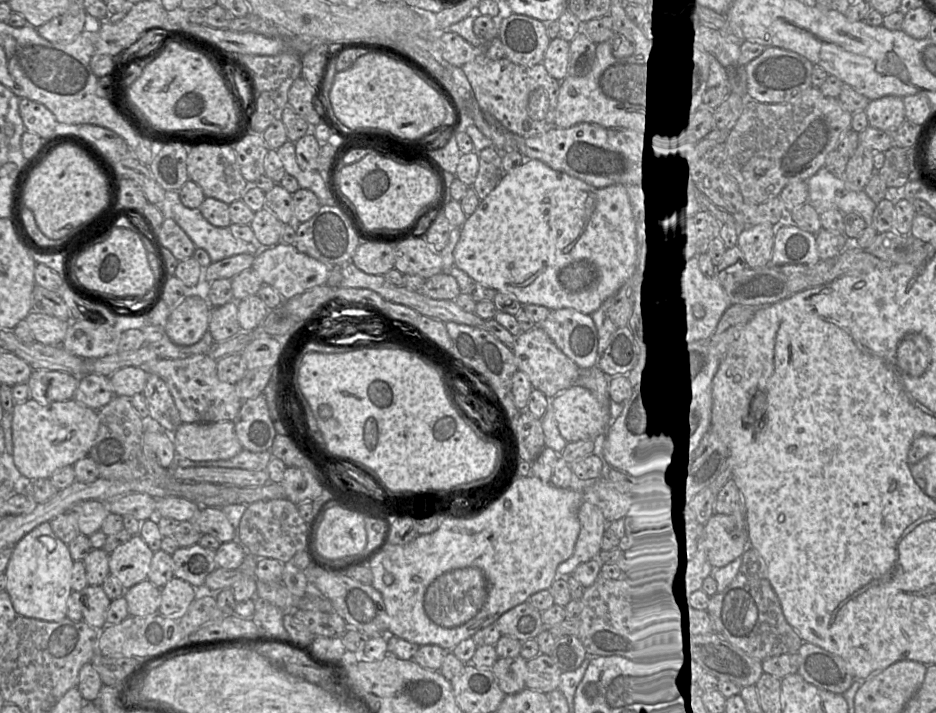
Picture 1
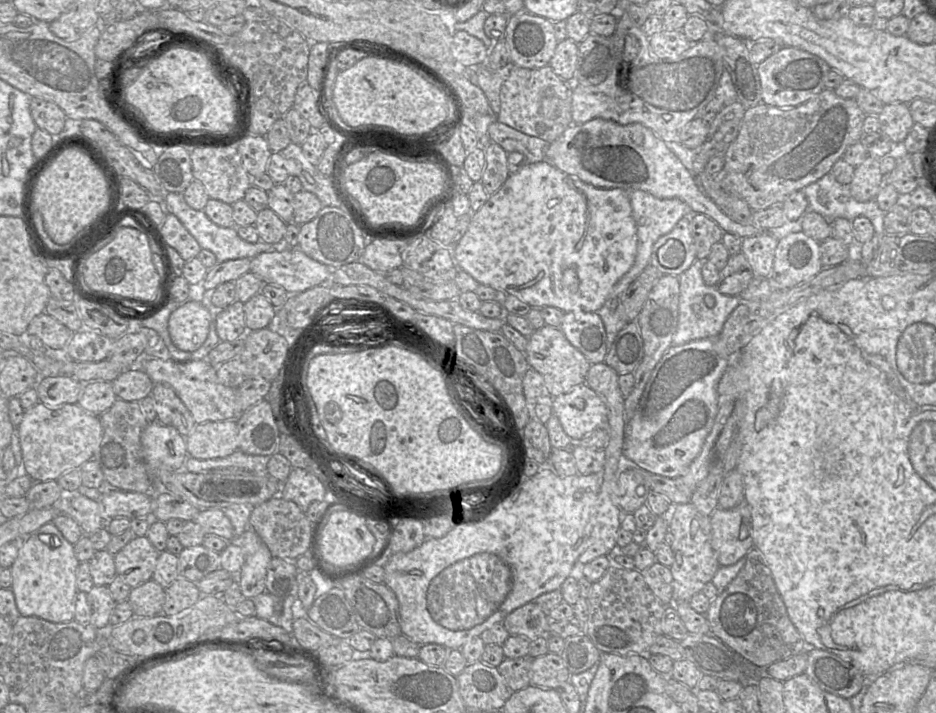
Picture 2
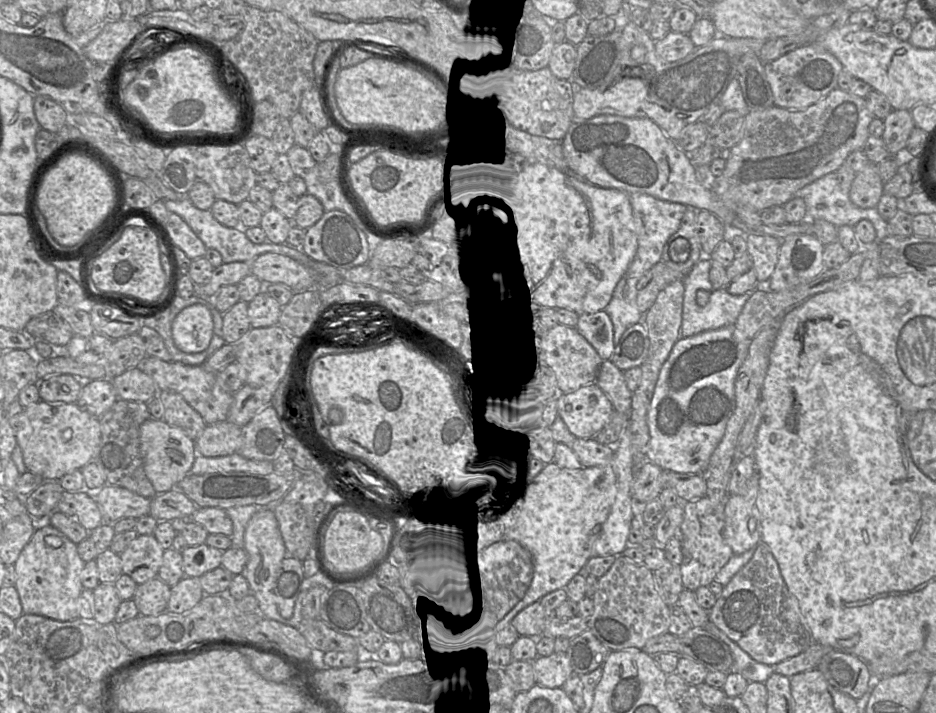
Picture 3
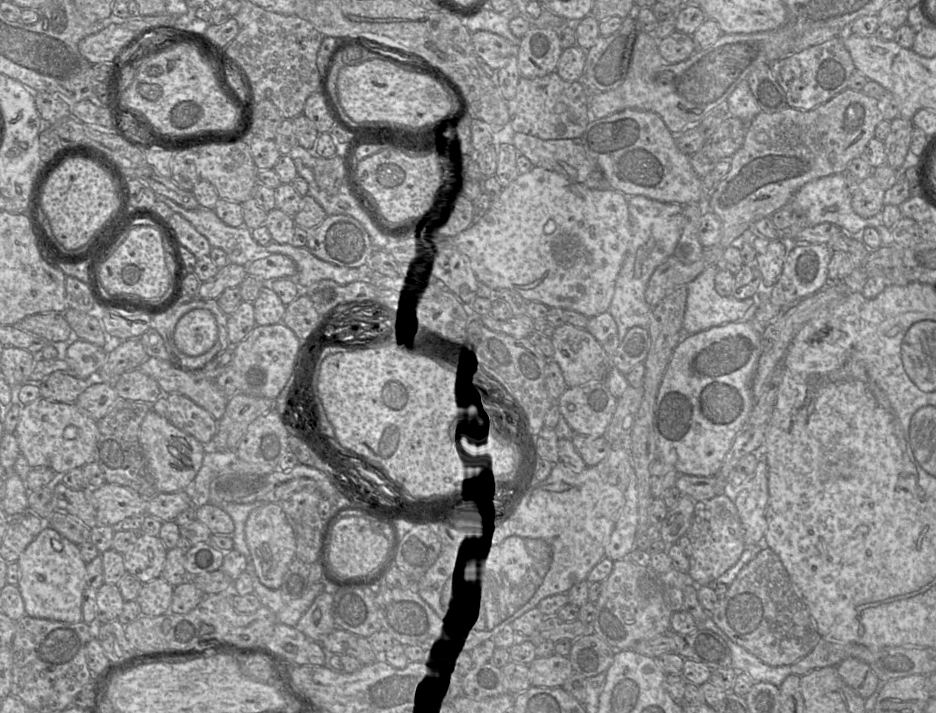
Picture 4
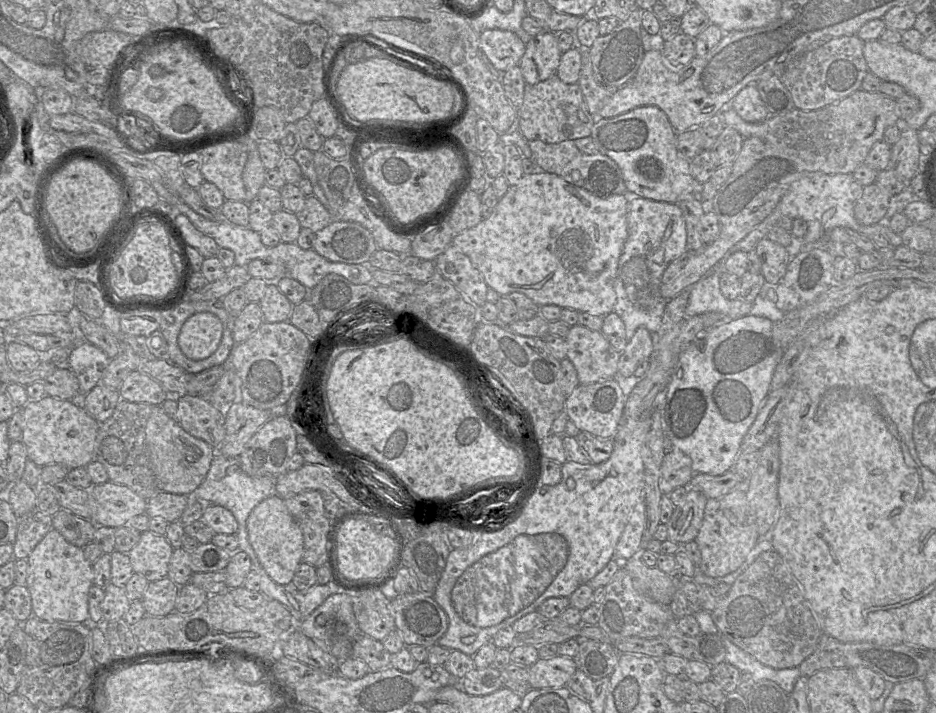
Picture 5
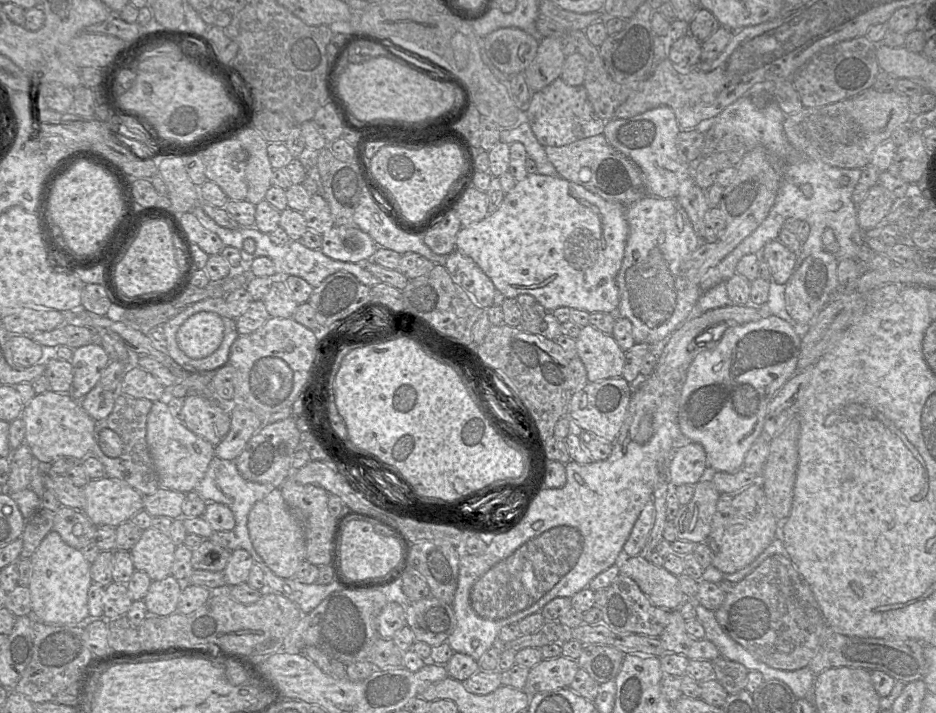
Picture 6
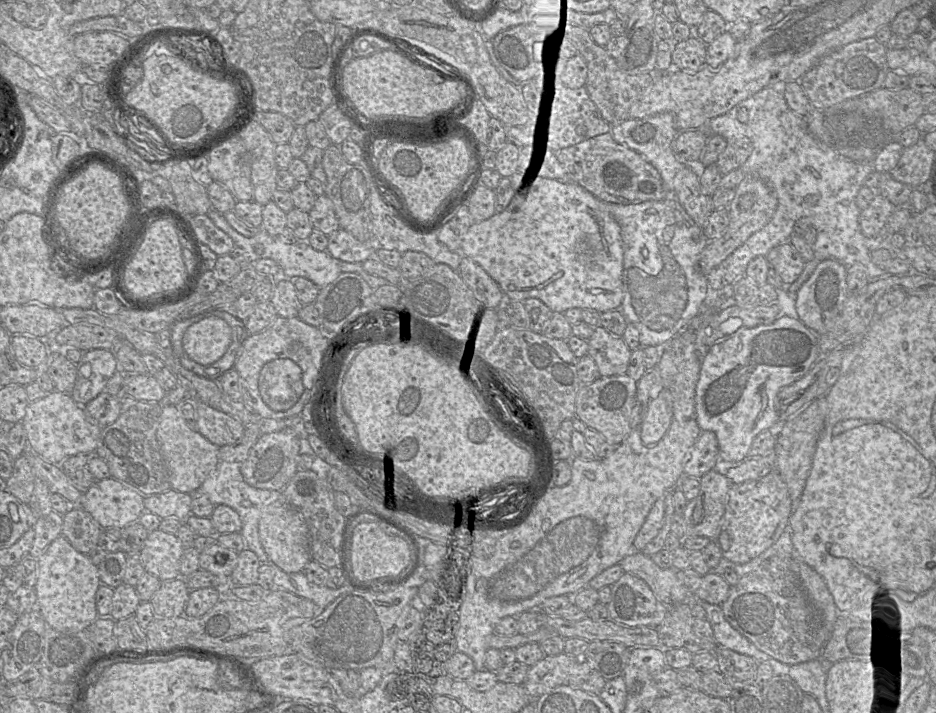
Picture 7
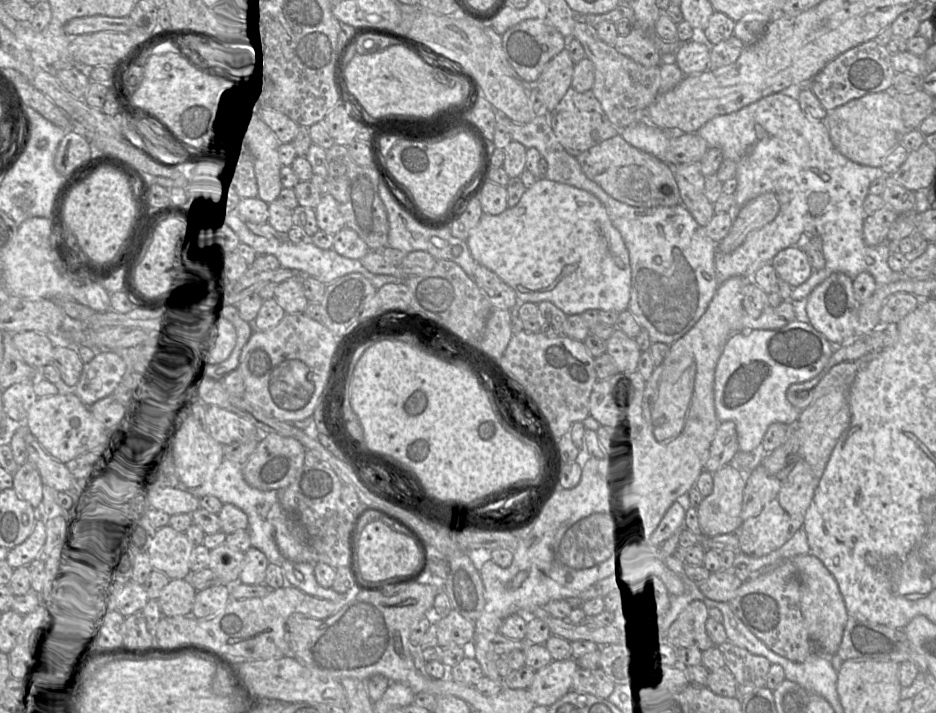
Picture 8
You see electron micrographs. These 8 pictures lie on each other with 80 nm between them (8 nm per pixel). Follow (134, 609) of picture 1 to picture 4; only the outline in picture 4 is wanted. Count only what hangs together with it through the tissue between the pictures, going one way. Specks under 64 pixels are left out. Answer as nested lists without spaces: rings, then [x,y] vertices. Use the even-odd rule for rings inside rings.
[[[159,577],[142,585],[136,602],[141,616],[160,616],[170,611],[174,587]]]

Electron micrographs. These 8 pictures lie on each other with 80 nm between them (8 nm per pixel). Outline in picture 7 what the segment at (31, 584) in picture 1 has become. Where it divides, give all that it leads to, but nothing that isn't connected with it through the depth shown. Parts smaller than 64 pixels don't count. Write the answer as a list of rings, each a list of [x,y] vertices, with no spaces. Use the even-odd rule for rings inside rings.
[[[62,535],[53,540],[37,560],[36,609],[47,625],[58,631],[86,631],[99,617],[96,593],[102,583],[97,566]]]

